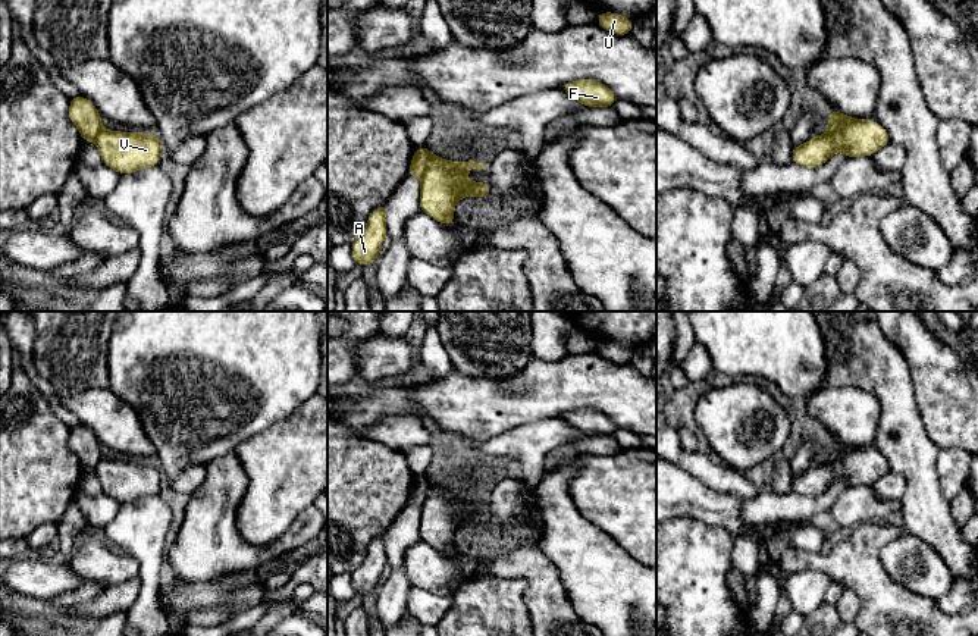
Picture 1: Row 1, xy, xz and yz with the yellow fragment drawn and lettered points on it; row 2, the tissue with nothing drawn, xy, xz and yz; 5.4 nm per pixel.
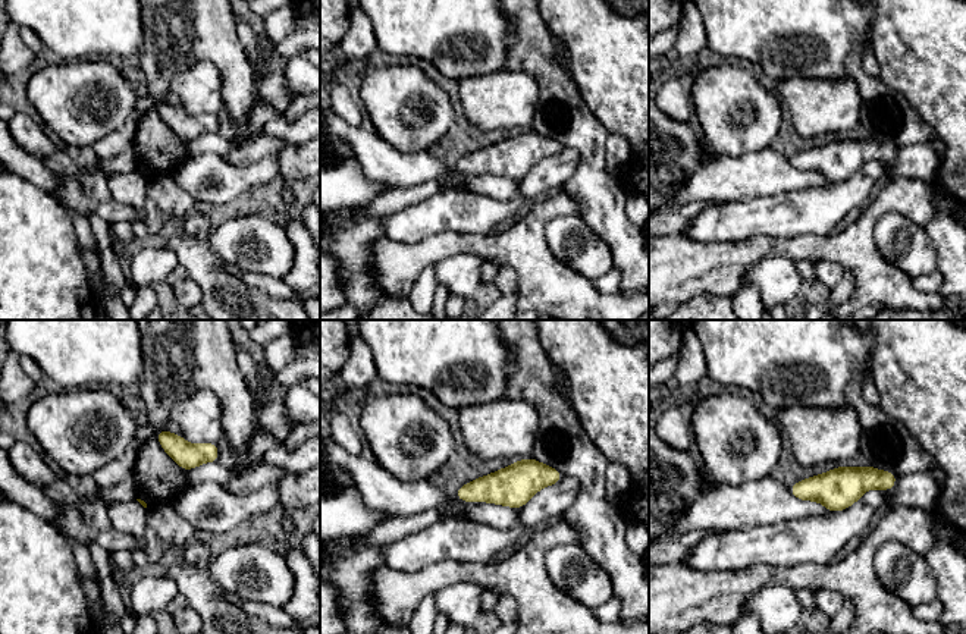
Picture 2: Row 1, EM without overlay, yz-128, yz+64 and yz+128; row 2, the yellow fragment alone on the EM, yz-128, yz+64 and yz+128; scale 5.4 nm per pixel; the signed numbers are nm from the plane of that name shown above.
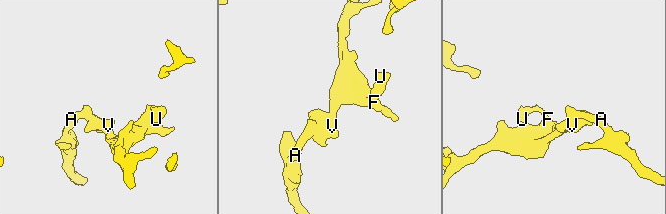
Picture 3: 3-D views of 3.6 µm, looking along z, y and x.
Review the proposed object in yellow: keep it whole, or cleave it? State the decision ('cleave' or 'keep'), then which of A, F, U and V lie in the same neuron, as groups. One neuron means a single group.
cleave; A / F U V

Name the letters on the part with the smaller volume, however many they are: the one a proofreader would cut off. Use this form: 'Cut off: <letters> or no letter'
Cut off: A

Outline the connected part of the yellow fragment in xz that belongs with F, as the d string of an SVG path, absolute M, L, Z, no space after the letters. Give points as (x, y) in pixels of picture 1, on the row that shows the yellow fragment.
M596 79L565 82L559 88L586 107L612 107L617 101L611 88Z

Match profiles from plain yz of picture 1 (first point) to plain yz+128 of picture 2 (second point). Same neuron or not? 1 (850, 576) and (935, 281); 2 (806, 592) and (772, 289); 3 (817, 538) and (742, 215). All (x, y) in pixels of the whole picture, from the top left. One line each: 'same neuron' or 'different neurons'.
1: different neurons
2: same neuron
3: same neuron

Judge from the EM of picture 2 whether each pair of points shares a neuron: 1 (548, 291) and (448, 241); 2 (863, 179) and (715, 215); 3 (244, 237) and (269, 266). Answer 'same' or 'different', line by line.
1: same
2: same
3: same

